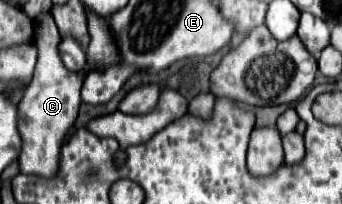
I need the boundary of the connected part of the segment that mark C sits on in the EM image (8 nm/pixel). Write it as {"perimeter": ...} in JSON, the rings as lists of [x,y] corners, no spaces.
{"perimeter":[[[49,45],[47,53],[37,55],[37,65],[35,65],[35,71],[33,71],[33,79],[29,81],[29,85],[23,93],[23,99],[19,103],[19,133],[23,137],[23,153],[19,157],[19,173],[37,175],[37,177],[45,177],[45,179],[53,179],[59,173],[61,147],[63,147],[65,135],[69,133],[69,129],[73,127],[73,123],[77,119],[79,89],[81,89],[81,83],[83,83],[83,75],[71,73],[71,71],[65,69],[57,47],[59,45]]]}

